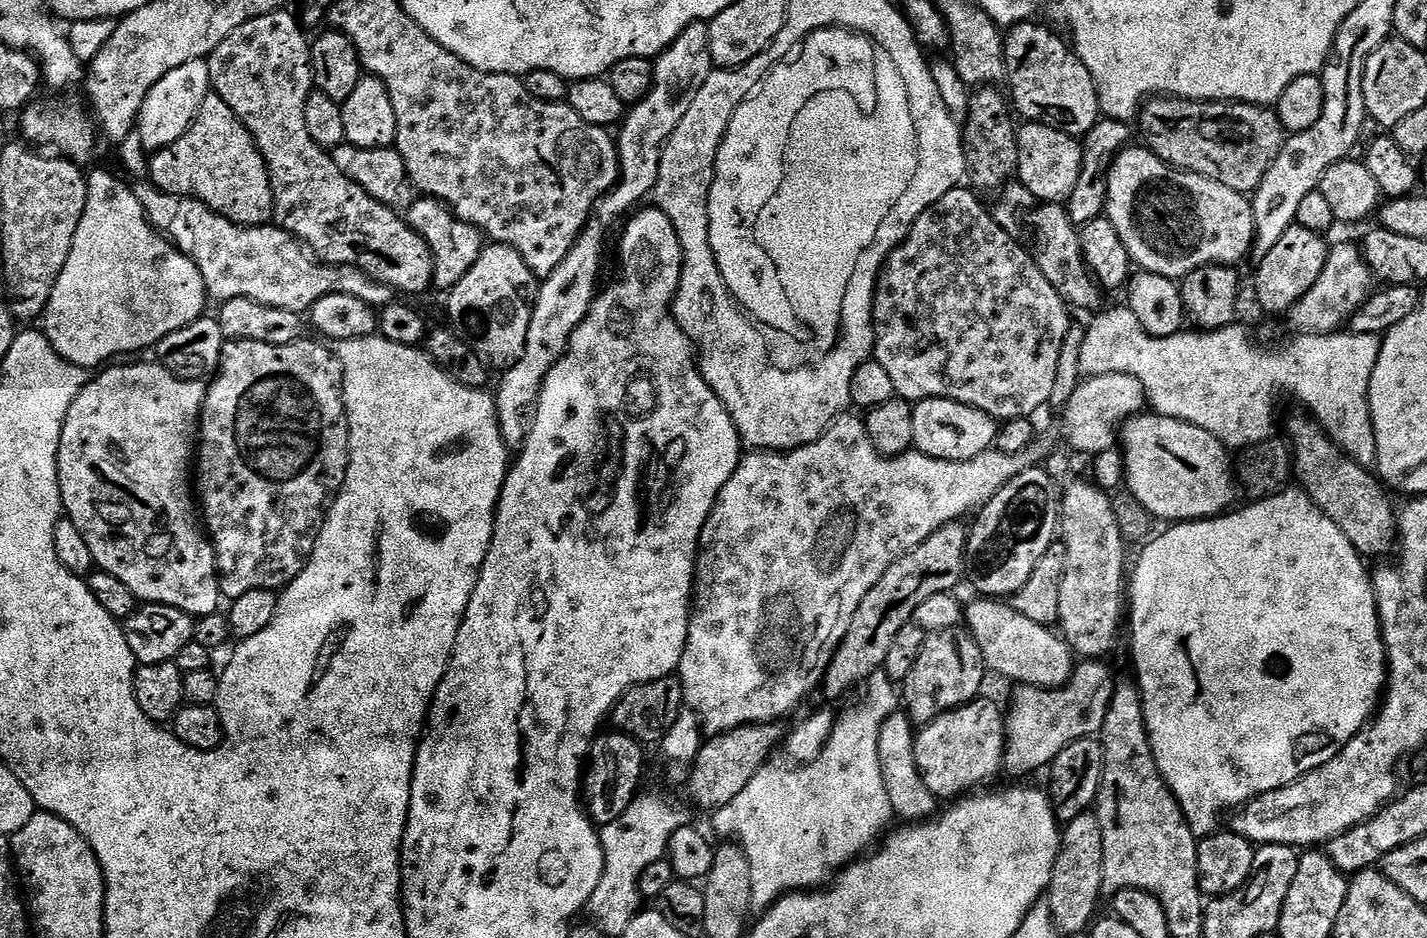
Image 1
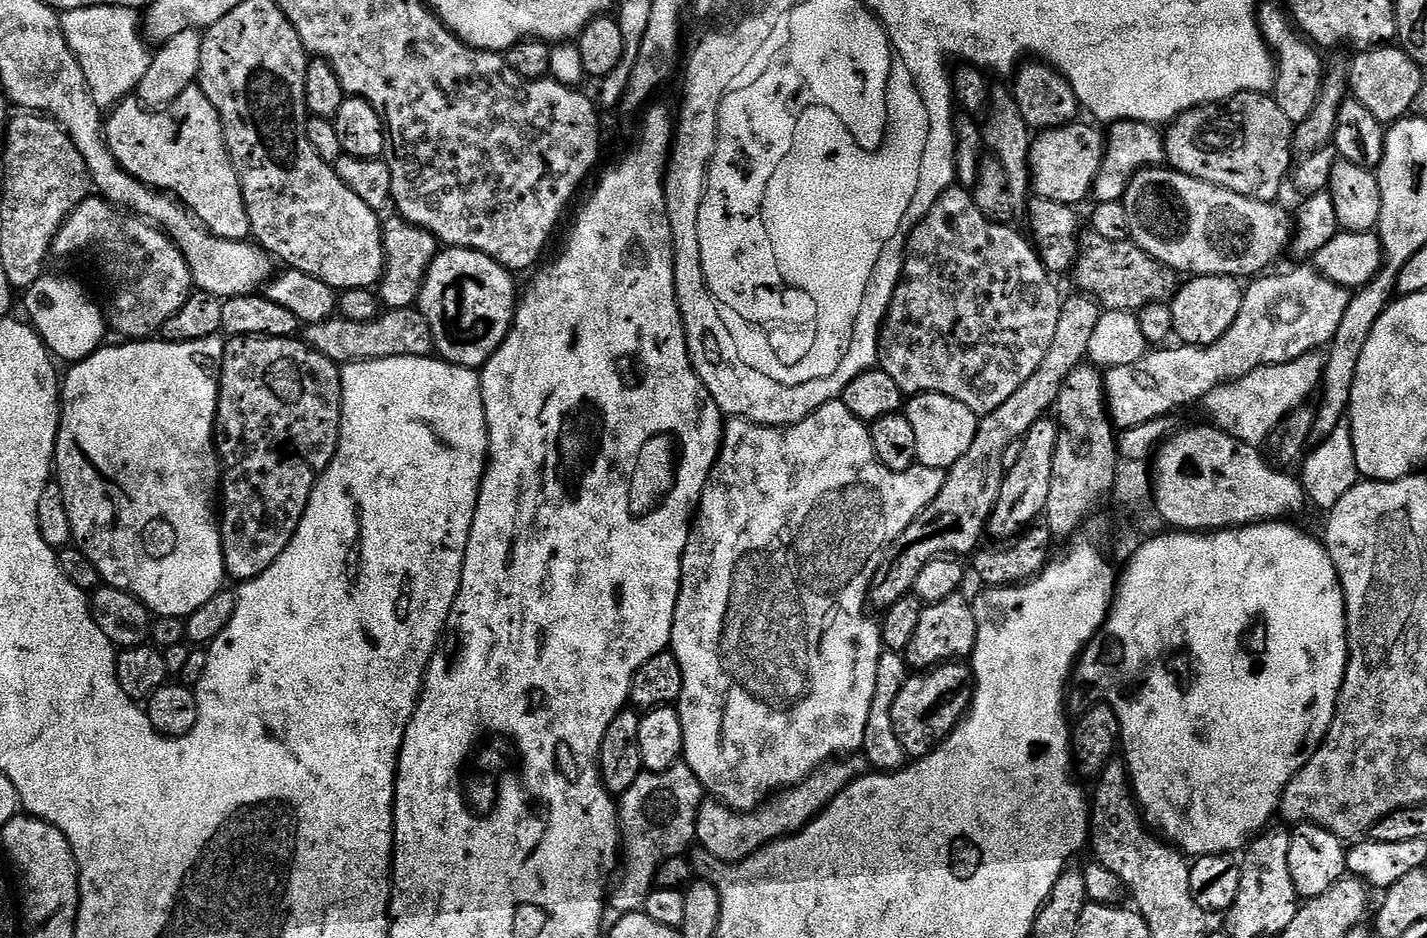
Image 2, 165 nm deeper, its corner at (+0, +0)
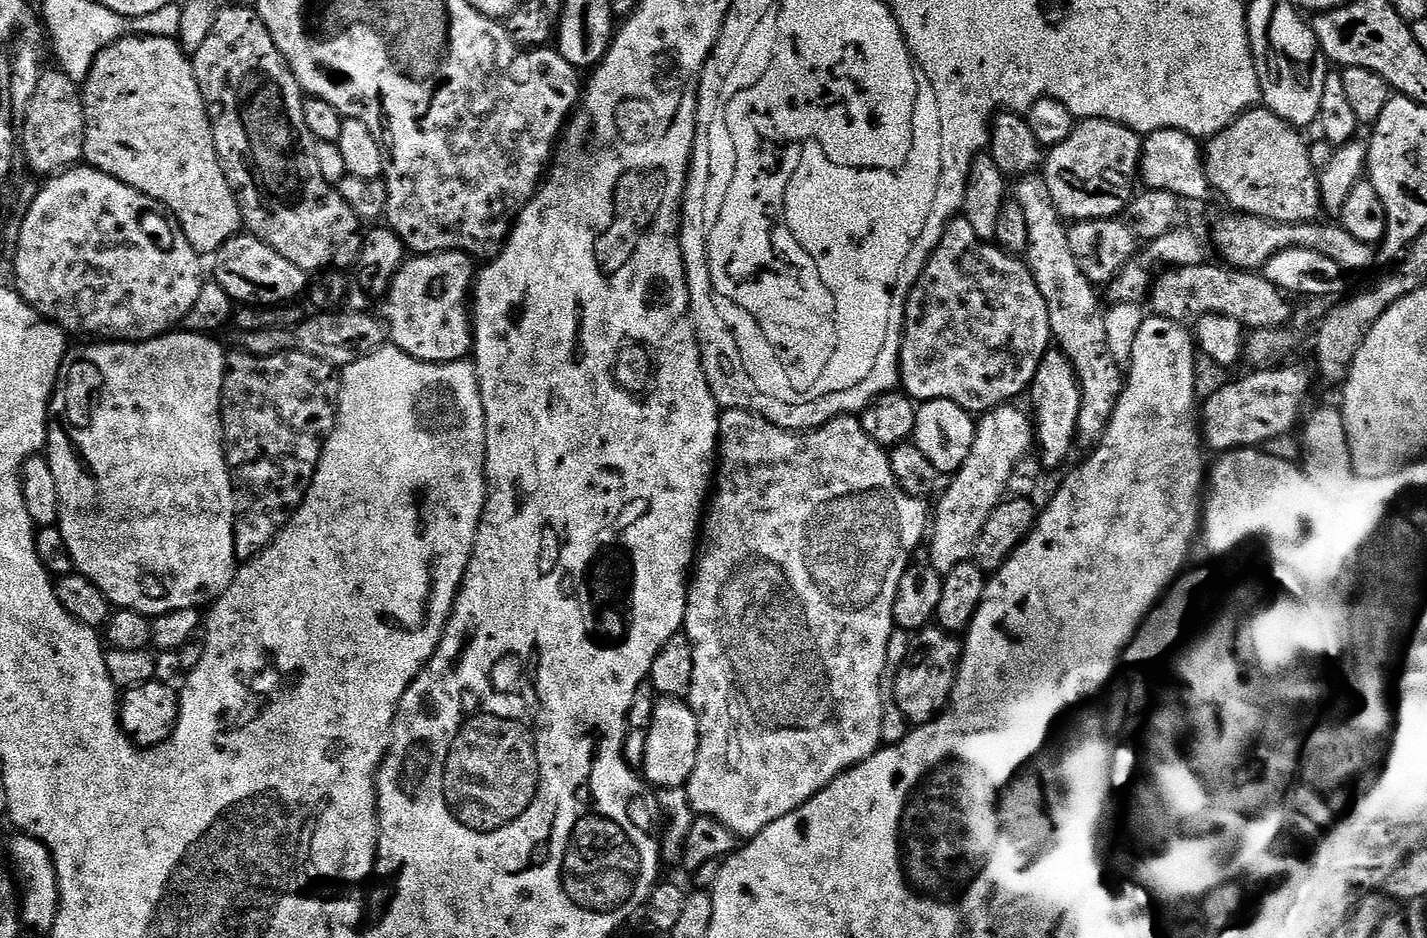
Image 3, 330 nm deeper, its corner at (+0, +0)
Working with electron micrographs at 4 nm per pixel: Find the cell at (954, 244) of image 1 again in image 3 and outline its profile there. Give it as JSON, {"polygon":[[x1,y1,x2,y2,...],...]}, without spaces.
{"polygon":[[953,218,944,227,942,238,938,246,924,263,924,269,915,277,912,289,908,292,908,301,904,304,904,337,900,340,900,373,899,387,905,396,912,397,913,401,949,400,966,411,973,414,989,412,991,408,999,408,1001,404,1015,401,1015,396,1022,397,1029,391,1029,384,1034,378,1035,371,1044,353,1050,348,1052,331,1050,330,1050,318,1046,310,1046,302,1038,290,1038,286,1032,277,1032,271,1028,269,1023,259,1017,258,1013,253,1005,252,1003,248,992,242,977,240,970,222,963,218]]}

